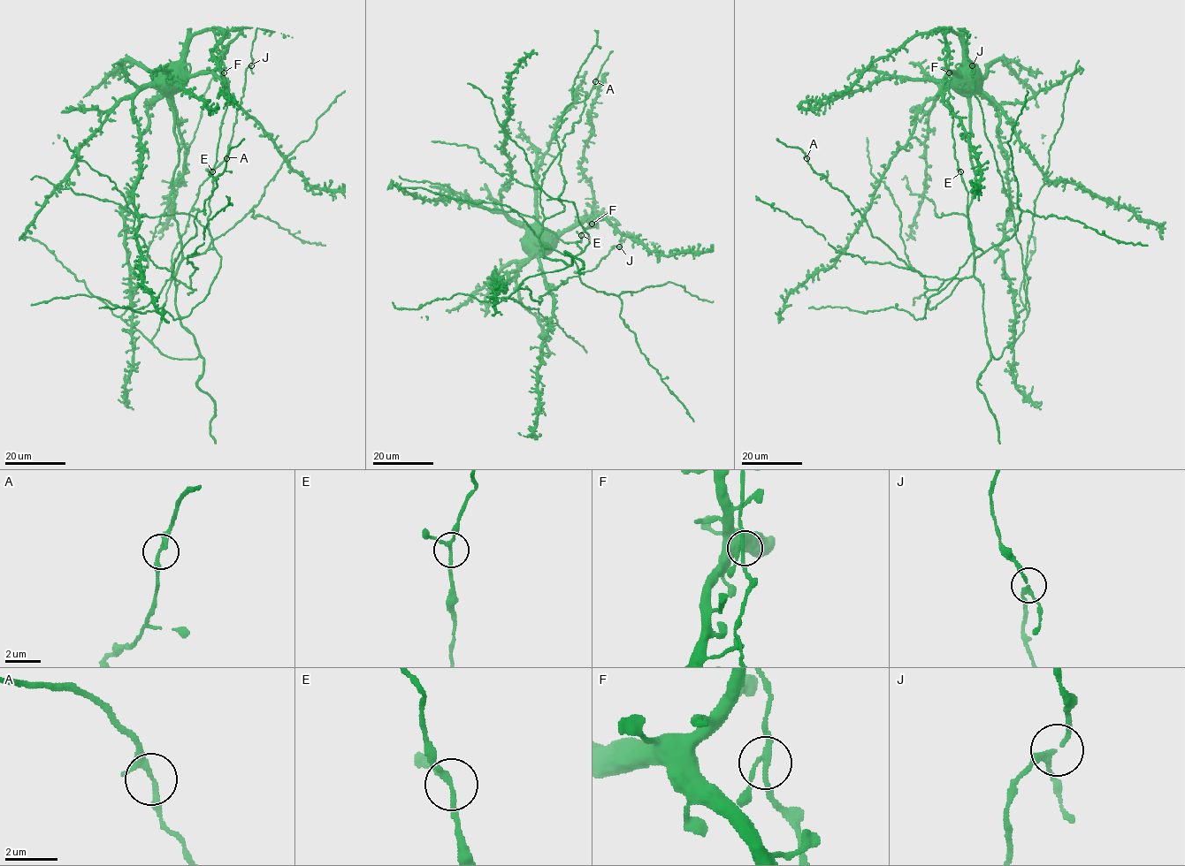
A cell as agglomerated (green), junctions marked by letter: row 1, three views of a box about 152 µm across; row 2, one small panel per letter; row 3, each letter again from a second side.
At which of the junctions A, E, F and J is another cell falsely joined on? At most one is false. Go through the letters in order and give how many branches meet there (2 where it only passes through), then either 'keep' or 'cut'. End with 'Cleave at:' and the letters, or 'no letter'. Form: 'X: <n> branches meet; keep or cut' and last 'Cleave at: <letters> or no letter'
A: 3 branches meet; keep
E: 3 branches meet; keep
F: 3 branches meet; keep
J: 3 branches meet; keep
Cleave at: no letter

